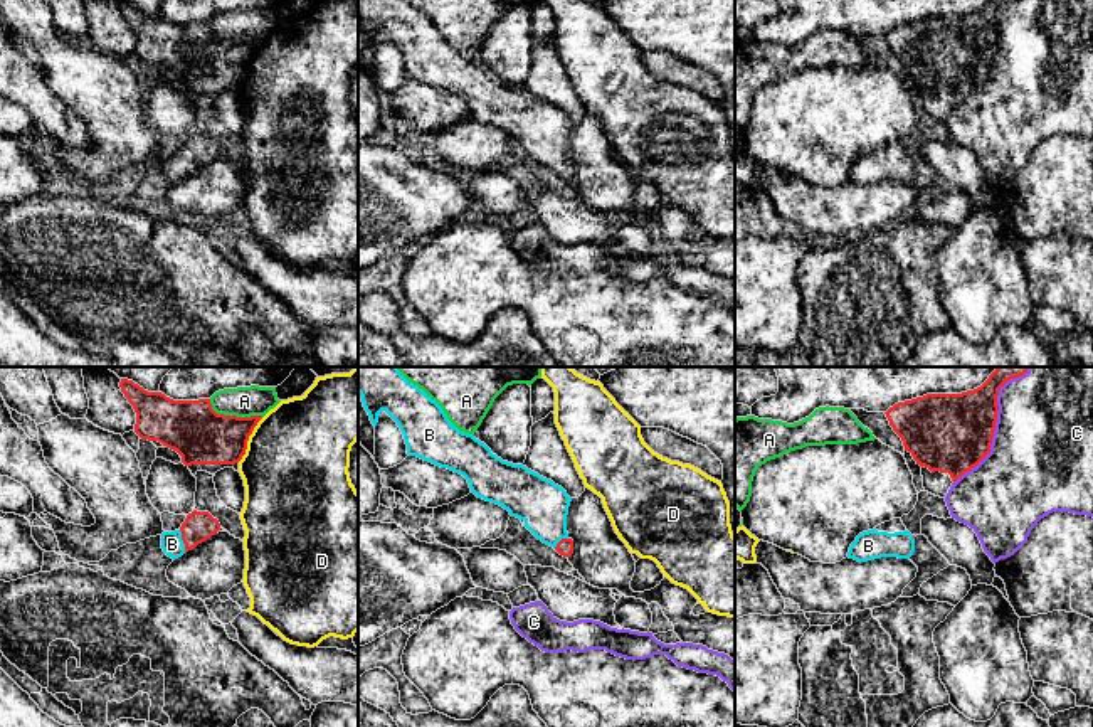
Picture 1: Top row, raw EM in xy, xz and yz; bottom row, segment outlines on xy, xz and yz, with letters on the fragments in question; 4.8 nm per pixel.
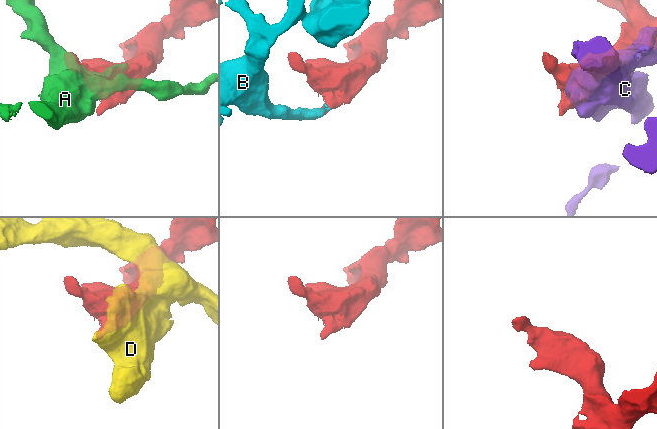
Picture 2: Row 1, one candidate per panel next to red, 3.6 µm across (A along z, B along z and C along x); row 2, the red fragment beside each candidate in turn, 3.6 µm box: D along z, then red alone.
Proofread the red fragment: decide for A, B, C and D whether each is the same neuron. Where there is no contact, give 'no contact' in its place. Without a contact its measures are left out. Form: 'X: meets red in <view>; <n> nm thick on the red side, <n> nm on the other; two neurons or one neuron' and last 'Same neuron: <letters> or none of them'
A: meets red in xy; 280 nm thick on the red side, 140 nm on the other; two neurons
B: meets red in xy; 140 nm thick on the red side, 110 nm on the other; one neuron
C: meets red in yz; 380 nm thick on the red side, 480 nm on the other; two neurons
D: meets red in xy; 280 nm thick on the red side, 480 nm on the other; two neurons
Same neuron: B

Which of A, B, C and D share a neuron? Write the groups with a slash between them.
A / B / C / D

